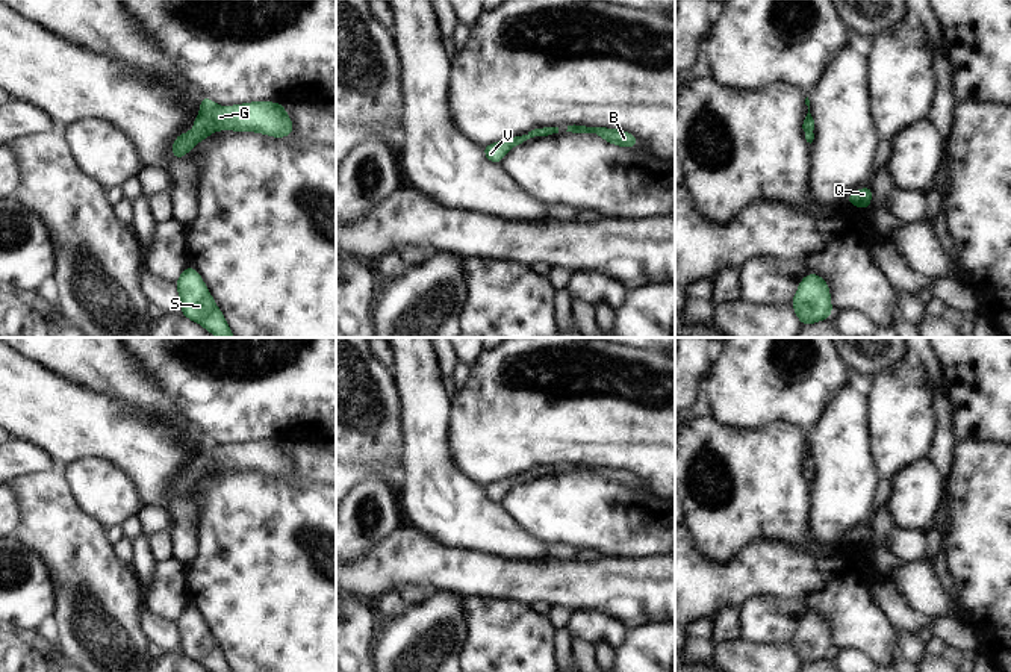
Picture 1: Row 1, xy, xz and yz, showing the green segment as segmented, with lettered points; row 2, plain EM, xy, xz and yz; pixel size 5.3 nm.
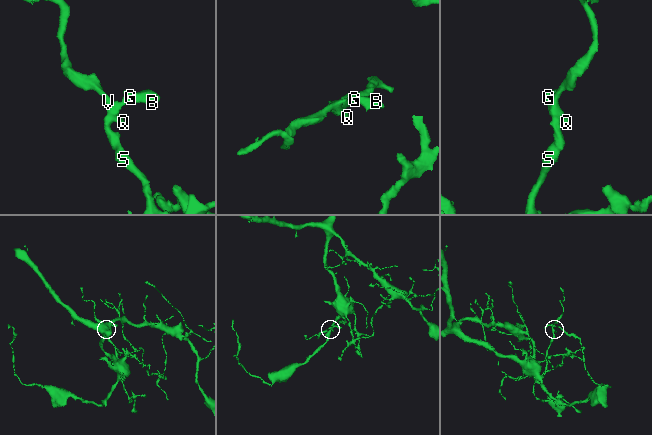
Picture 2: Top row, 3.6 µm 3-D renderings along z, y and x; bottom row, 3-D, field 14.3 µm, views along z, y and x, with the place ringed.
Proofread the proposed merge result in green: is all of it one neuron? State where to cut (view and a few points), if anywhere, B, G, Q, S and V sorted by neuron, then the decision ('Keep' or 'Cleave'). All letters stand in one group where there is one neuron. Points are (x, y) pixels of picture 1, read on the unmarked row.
No split. Groups: B G Q S V. Keep

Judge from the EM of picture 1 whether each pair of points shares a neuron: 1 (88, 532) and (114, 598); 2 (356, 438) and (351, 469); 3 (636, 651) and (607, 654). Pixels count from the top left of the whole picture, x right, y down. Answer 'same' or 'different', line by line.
1: same
2: different
3: different

